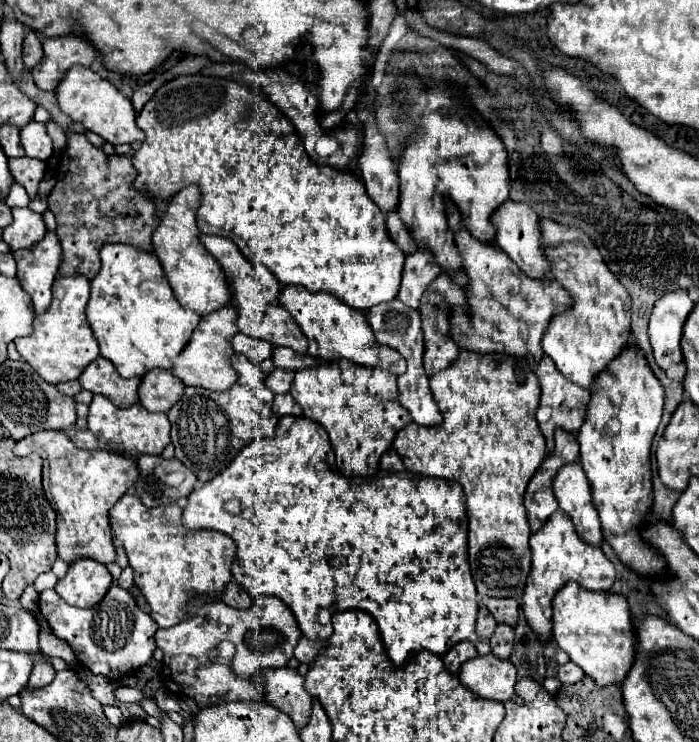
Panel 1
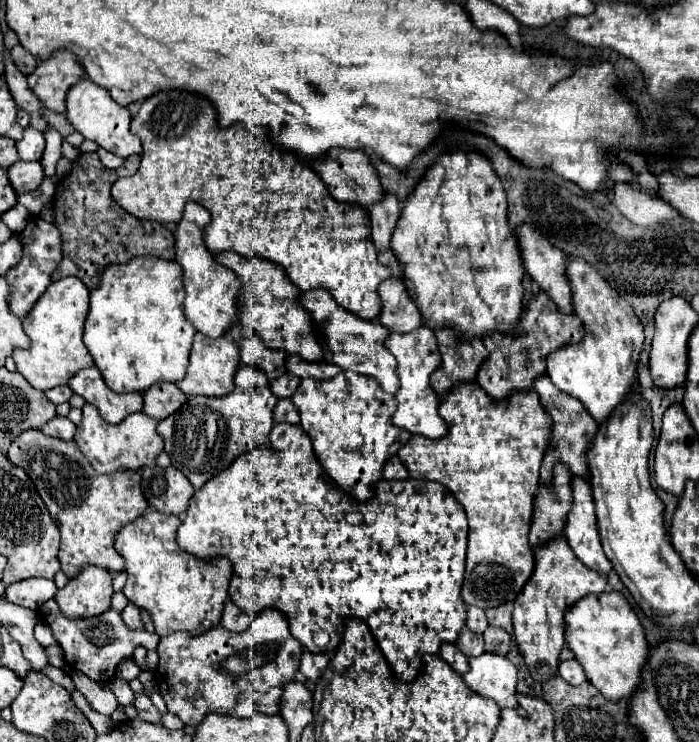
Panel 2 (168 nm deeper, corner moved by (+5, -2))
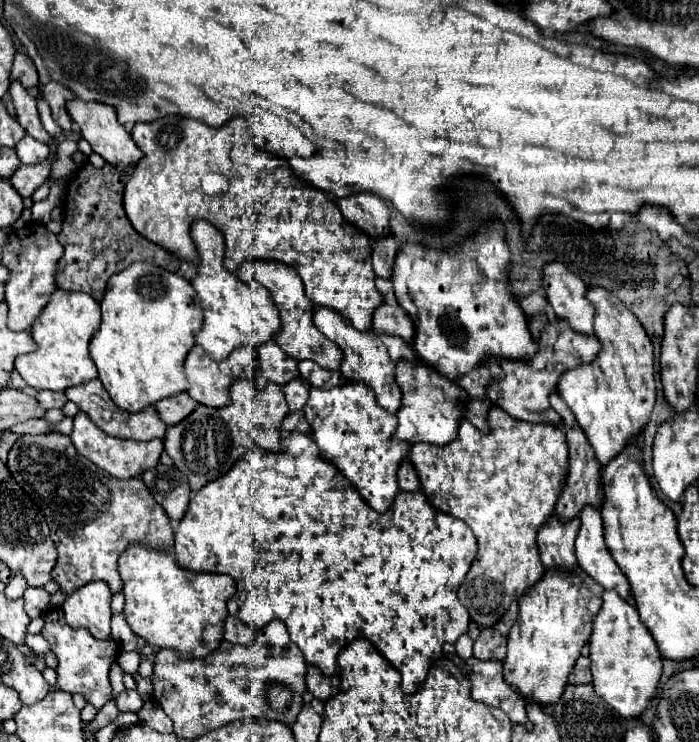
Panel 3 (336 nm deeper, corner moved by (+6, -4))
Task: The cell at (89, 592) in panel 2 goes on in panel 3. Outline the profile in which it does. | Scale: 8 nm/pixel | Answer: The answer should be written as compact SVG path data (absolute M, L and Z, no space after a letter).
M104 582L78 588L62 606L68 626L86 628L96 640L106 640L110 636L110 600L112 592Z

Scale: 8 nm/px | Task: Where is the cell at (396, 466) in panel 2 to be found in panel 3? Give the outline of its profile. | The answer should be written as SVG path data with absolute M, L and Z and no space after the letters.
M408 458L400 464L400 470L398 470L398 484L400 484L400 490L408 490L408 492L414 492L414 490L420 488L416 470L412 468L412 462L410 462Z

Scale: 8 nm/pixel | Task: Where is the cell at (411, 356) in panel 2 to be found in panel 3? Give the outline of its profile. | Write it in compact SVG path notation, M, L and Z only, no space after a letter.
M402 360L396 366L396 384L402 390L402 404L398 410L398 428L396 434L398 440L404 440L408 444L416 442L428 442L436 446L444 446L456 438L460 420L464 418L464 408L460 408L460 400L464 400L464 390L448 378L440 376L432 366L428 364L410 364Z

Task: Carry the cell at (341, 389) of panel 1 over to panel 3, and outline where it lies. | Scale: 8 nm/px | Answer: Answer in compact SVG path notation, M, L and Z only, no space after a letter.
M362 382L336 386L332 390L312 388L308 404L304 406L304 416L312 426L312 438L322 456L348 476L370 508L386 512L396 492L400 492L396 472L410 450L410 444L392 438L392 432L396 432L396 416L382 410L372 388Z

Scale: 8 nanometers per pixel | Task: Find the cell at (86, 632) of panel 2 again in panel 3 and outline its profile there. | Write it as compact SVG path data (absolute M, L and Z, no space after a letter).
M50 610L46 616L46 626L42 630L42 636L48 640L52 652L58 658L58 668L56 668L56 684L54 690L62 690L68 694L82 694L88 704L92 704L96 710L100 710L106 702L110 702L112 696L112 686L108 680L108 670L112 664L112 658L118 654L118 644L108 638L108 640L96 640L88 630L76 630L70 628L64 620L62 610Z

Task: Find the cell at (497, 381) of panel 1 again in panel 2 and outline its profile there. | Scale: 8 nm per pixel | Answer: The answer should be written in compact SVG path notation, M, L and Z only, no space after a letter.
M455 382L451 390L441 398L439 414L447 422L447 434L443 438L425 438L413 434L405 446L397 452L411 478L433 480L451 490L457 502L465 508L469 520L467 542L467 570L463 582L463 600L481 610L501 606L515 600L533 572L533 548L527 534L533 514L533 498L539 486L539 466L551 438L551 418L545 414L539 394L535 390L511 394L505 400L489 398L475 382Z

